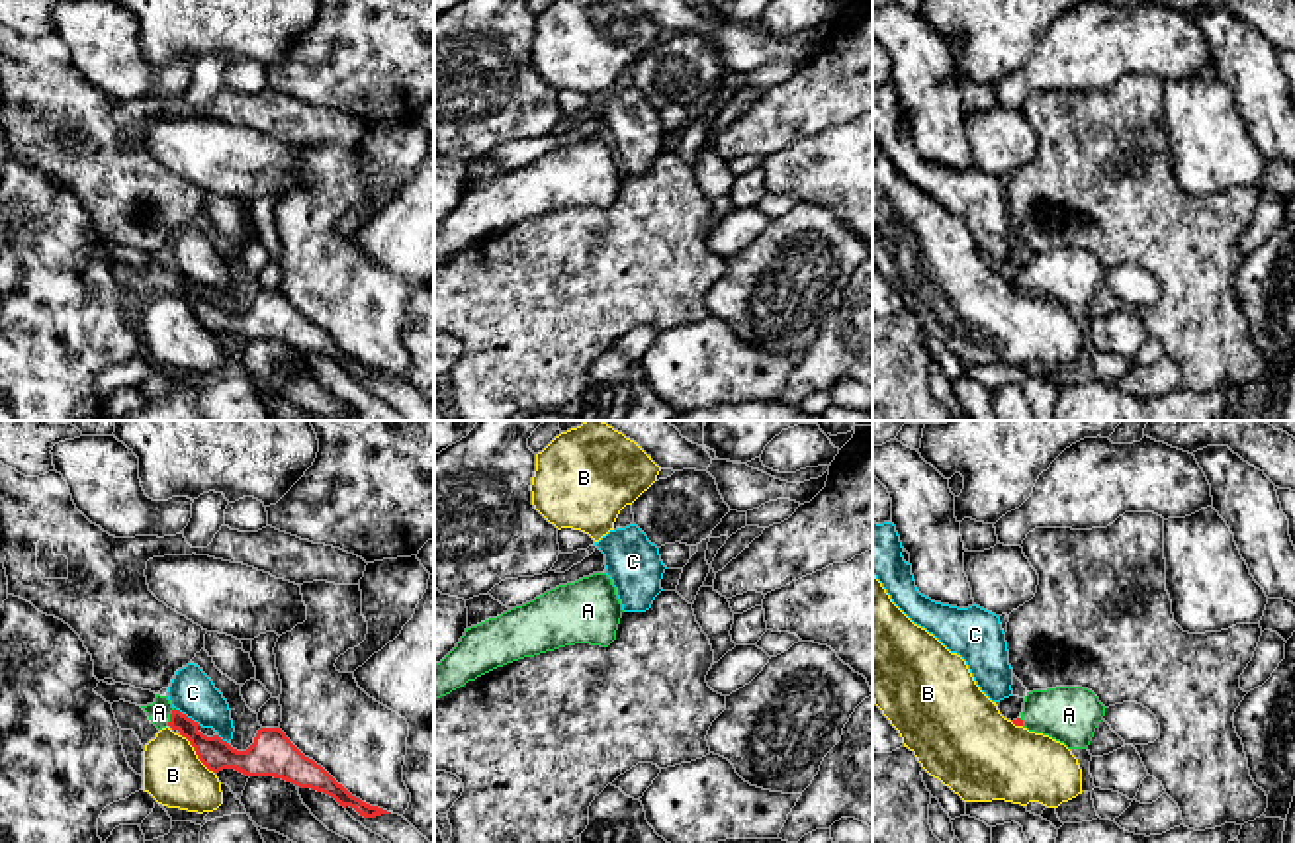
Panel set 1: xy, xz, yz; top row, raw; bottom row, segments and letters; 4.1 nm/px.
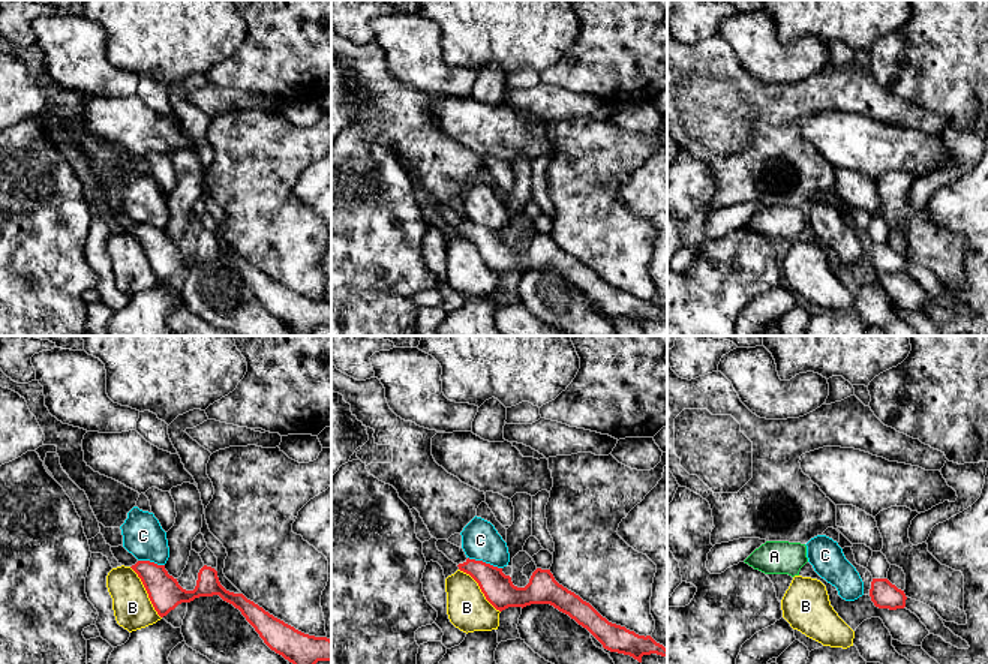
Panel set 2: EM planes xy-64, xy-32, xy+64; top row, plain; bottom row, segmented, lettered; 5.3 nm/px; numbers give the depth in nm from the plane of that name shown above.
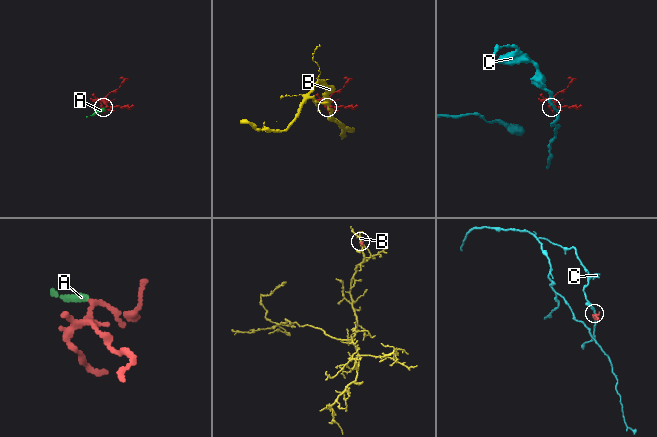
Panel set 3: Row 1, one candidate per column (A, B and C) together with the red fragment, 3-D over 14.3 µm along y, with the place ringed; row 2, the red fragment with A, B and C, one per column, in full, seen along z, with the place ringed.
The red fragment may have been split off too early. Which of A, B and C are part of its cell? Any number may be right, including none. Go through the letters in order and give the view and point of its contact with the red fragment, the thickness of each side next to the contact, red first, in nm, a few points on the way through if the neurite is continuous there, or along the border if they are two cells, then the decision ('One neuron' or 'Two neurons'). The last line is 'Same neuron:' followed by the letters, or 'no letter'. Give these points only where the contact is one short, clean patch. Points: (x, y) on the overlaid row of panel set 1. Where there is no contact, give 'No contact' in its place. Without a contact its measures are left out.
A: Touches red at xy (171, 716). Thickness 130 nm (red) against 100 nm. Path across: xy (216, 754), (171, 716), (159, 712). One neuron
B: Touches red at xy (196, 754). Thickness 130 nm (red) against 240 nm. Boundary: xy (180, 734), (214, 773). Two neurons
C: Touches red at xy (186, 716). Thickness 130 nm (red) against 180 nm. Boundary: xy (175, 707), (200, 724). Two neurons
Same neuron: A

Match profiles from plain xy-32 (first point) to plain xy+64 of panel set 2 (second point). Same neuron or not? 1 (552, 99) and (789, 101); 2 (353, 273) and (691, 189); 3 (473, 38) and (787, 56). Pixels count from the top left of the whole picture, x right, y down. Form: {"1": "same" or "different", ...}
{"1": "same", "2": "same", "3": "different"}

